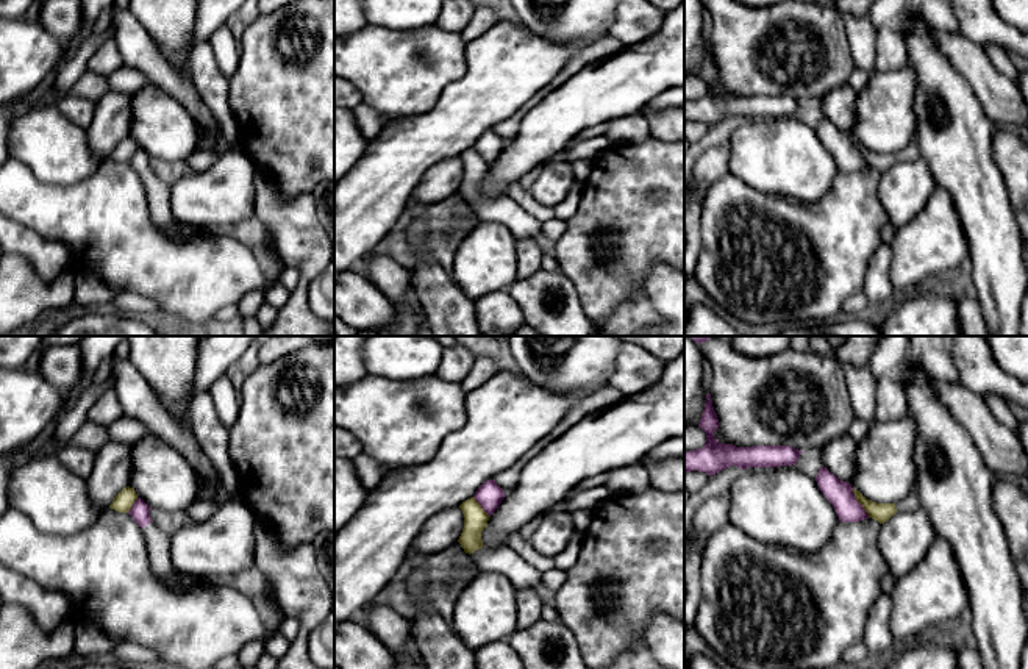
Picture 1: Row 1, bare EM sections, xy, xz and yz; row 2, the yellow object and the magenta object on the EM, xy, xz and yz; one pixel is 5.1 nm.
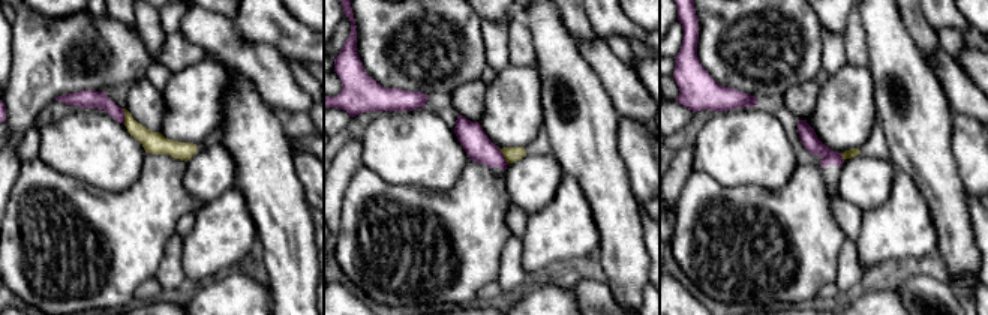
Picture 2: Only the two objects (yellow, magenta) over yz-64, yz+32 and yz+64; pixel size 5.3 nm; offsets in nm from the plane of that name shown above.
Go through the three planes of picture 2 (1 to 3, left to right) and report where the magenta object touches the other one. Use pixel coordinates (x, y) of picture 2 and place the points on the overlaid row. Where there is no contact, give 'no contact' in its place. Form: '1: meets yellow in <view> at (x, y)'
1: meets yellow in yz-64 at (125, 116)
2: meets yellow in yz+32 at (504, 156)
3: meets yellow in yz+64 at (841, 155)

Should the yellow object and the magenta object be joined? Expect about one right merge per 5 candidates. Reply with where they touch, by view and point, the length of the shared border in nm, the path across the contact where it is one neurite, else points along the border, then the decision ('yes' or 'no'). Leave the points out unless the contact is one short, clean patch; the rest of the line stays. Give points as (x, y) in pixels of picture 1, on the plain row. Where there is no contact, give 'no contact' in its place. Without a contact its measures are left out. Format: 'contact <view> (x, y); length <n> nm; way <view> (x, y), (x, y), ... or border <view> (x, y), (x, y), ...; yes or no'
contact yz (858, 150); length 180 nm; border yz (852, 138), (856, 150), (869, 166); no

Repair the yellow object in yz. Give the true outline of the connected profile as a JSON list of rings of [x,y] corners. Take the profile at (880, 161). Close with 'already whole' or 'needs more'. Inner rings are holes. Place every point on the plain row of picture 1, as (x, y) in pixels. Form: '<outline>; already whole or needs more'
[[[853,138],[853,144],[855,144],[856,150],[866,159],[869,167],[878,170],[880,174],[884,174],[886,170],[889,170],[895,163],[914,161],[920,156],[917,139],[912,139],[906,147],[903,147],[897,153],[876,153],[876,152],[867,150],[855,138]]]; needs more

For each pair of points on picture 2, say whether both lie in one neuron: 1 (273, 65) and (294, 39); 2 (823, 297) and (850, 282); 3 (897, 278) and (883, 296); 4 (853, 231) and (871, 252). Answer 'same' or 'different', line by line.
1: different
2: different
3: different
4: different

